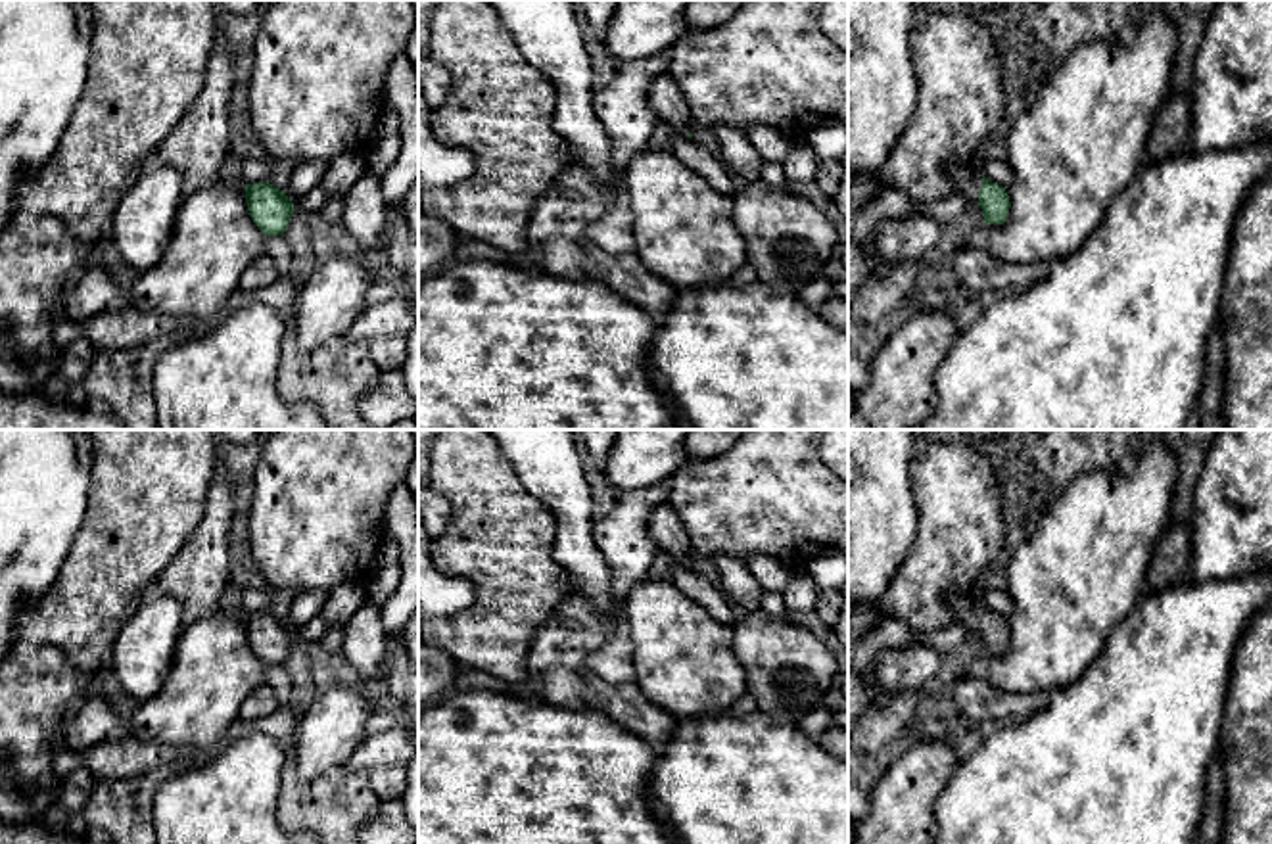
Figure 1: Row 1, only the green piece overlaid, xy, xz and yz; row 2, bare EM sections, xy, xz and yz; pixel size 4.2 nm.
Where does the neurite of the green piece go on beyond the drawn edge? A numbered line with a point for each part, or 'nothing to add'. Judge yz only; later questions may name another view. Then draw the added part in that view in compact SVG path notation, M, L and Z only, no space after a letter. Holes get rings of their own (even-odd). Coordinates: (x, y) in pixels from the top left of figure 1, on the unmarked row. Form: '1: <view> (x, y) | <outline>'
1: yz (967, 610) | M950 595L950 608L955 623L967 631L967 635L978 633L978 620L982 618L982 602L975 597Z

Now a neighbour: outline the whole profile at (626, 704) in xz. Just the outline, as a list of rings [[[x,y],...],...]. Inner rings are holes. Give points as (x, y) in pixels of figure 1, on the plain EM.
[[[591,671],[583,673],[583,681],[583,700],[589,708],[604,712],[656,752],[670,744],[677,719],[650,704],[637,683],[614,685]]]

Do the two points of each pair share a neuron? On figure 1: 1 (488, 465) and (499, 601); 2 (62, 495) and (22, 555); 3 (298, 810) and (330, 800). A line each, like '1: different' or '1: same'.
1: same
2: same
3: same

